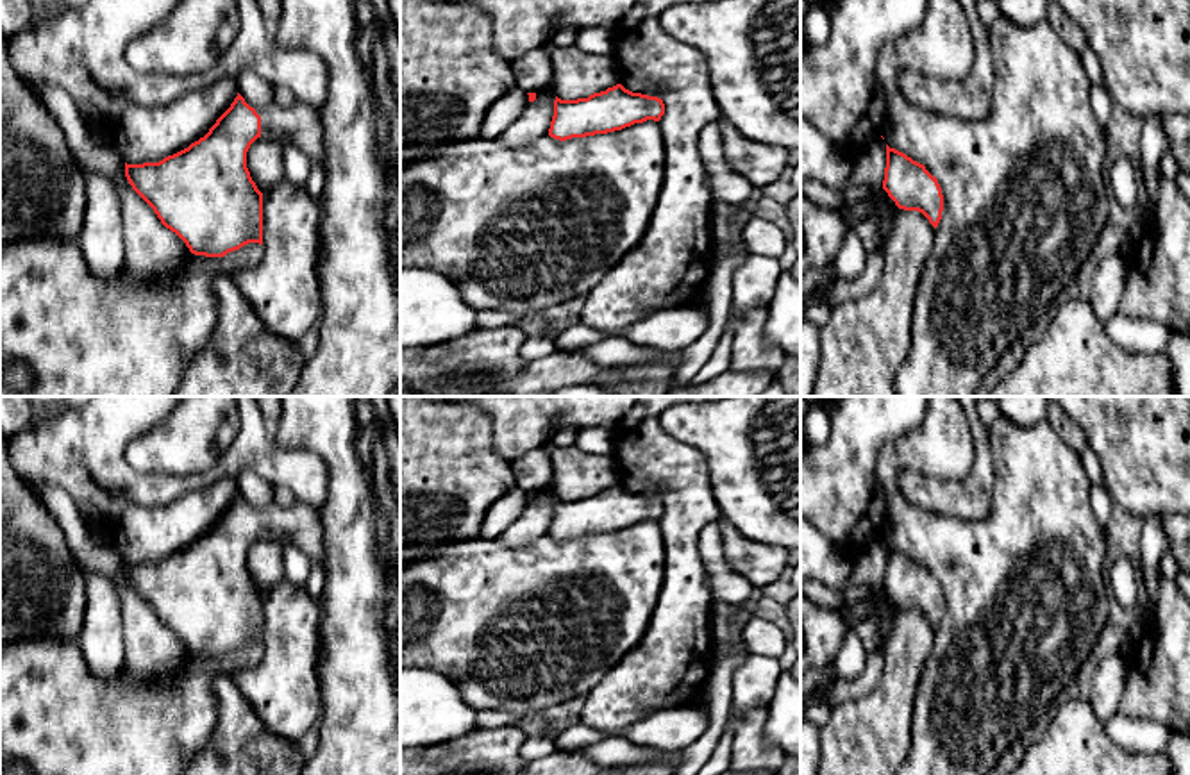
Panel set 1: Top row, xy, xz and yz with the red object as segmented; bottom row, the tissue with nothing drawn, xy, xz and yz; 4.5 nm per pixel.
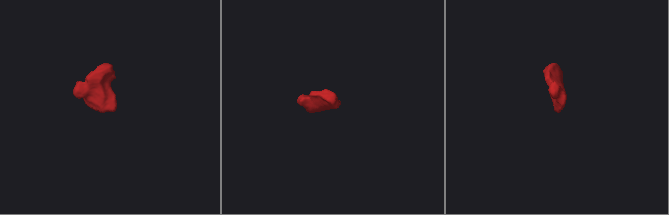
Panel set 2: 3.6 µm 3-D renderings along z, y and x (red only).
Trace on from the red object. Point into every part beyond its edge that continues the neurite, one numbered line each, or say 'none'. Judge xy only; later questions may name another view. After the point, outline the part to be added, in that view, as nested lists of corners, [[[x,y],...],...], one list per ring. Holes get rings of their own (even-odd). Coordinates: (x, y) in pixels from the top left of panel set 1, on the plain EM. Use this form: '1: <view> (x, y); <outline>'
1: xy (301, 524); [[[297,502],[291,507],[272,504],[256,512],[261,516],[261,536],[289,541],[323,566],[325,539],[318,509]]]

